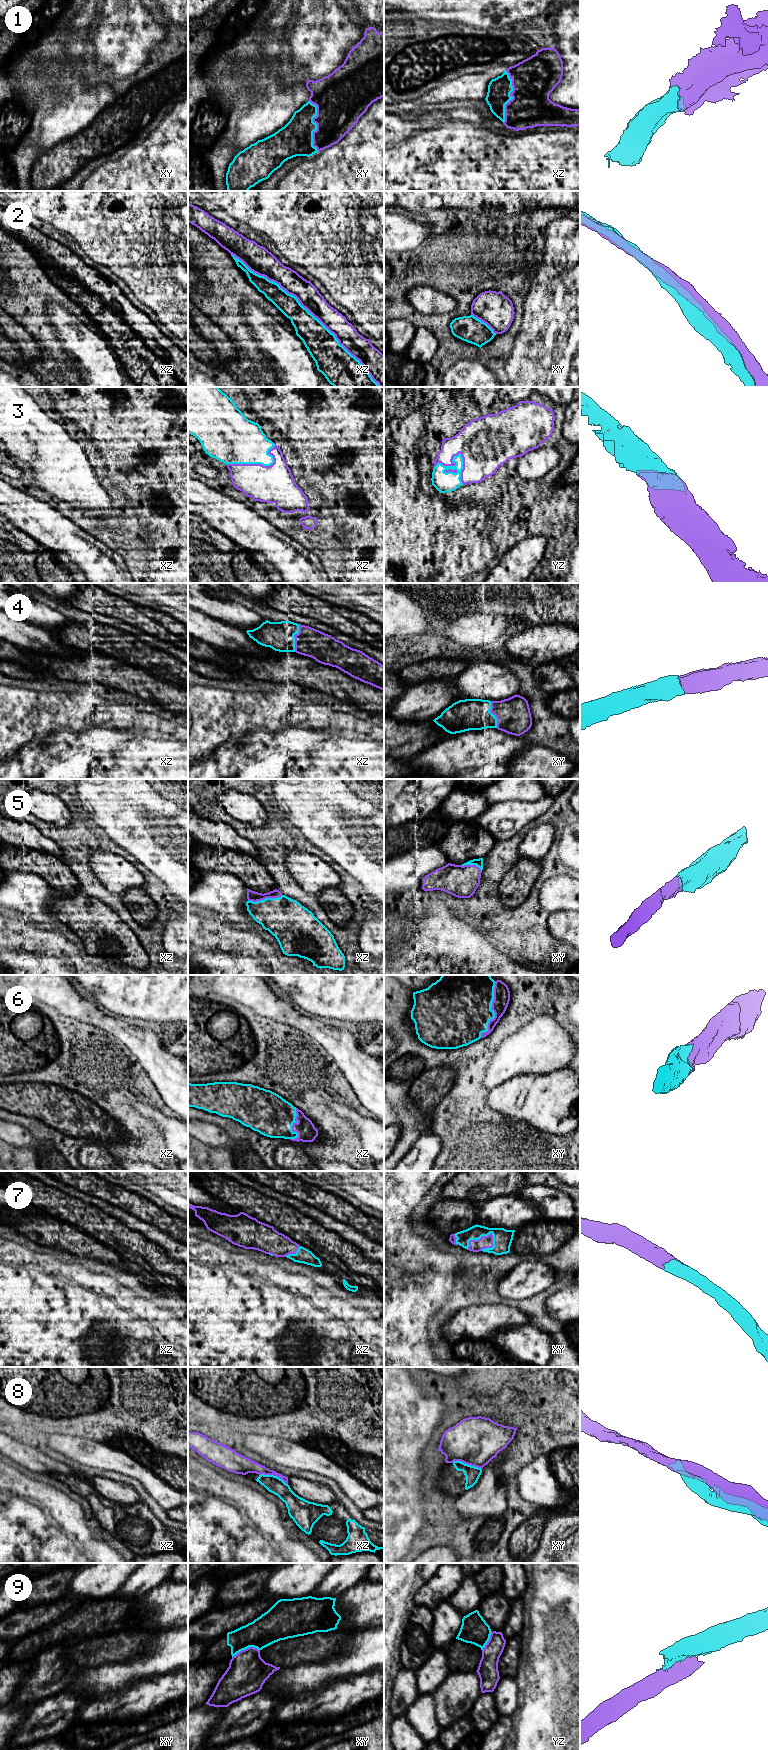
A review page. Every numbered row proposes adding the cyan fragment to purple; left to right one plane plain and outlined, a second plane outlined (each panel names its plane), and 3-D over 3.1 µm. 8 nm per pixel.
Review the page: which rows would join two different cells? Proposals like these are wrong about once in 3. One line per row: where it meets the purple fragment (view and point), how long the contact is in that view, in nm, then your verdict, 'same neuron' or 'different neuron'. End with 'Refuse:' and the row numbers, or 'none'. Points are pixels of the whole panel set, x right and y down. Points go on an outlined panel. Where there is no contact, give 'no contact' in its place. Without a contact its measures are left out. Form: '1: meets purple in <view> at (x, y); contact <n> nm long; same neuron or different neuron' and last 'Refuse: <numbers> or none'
1: meets purple in xy at (316, 123); contact 420 nm long; same neuron
2: meets purple in xz at (309, 311); contact 1600 nm long; different neuron
3: meets purple in xz at (258, 464); contact 440 nm long; same neuron
4: meets purple in xz at (294, 636); contact 220 nm long; same neuron
5: meets purple in xz at (265, 898); contact 280 nm long; same neuron
6: meets purple in xy at (492, 1009); contact 480 nm long; same neuron
7: meets purple in xy at (476, 1240); contact 240 nm long; same neuron
8: meets purple in xy at (467, 1463); contact 240 nm long; different neuron
9: meets purple in xy at (245, 1649); contact 240 nm long; different neuron
Refuse: 2, 8, 9

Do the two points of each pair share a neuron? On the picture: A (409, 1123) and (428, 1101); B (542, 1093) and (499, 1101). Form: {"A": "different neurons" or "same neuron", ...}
{"A": "different neurons", "B": "same neuron"}

